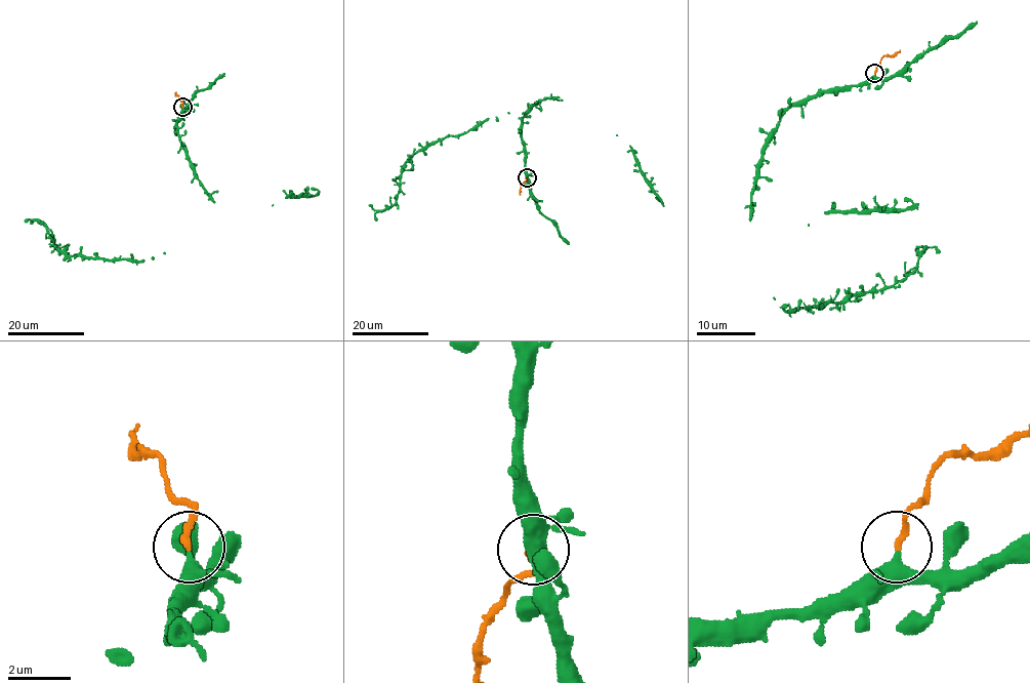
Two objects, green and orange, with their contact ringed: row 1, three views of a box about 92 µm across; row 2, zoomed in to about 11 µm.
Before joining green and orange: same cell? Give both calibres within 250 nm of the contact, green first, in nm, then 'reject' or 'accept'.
calibres 340 and 200 nm; reject

